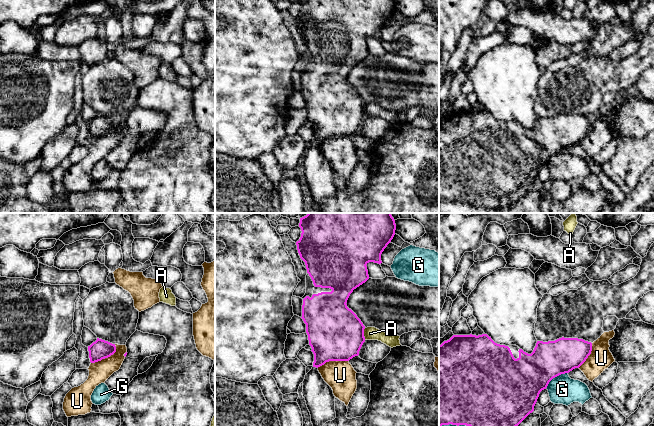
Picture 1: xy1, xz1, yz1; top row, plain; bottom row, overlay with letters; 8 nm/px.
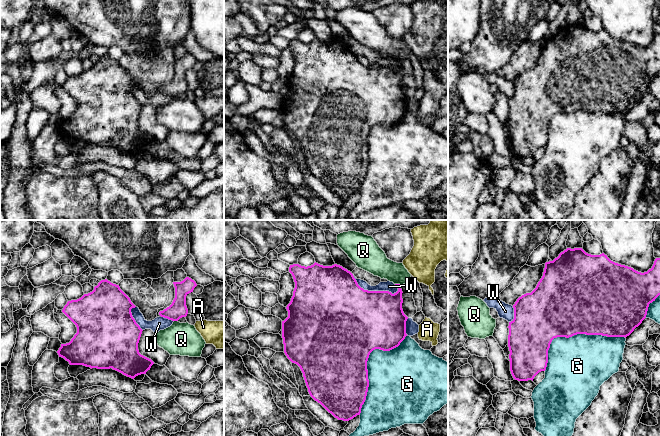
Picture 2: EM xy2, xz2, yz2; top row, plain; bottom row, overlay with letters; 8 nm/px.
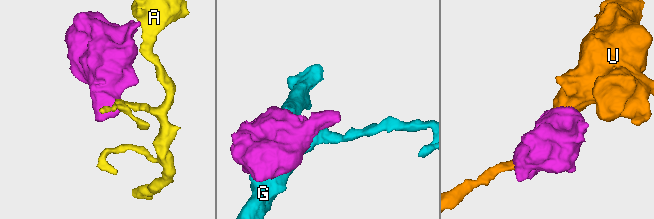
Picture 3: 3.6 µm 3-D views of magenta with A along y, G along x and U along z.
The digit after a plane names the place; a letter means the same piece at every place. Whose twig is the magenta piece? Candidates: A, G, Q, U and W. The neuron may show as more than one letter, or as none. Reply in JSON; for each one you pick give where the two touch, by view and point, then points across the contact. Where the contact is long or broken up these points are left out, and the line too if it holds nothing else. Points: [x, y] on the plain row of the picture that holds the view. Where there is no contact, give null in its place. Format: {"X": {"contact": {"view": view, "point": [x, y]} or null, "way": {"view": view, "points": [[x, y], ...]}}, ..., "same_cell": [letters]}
{"same_cell": []}

